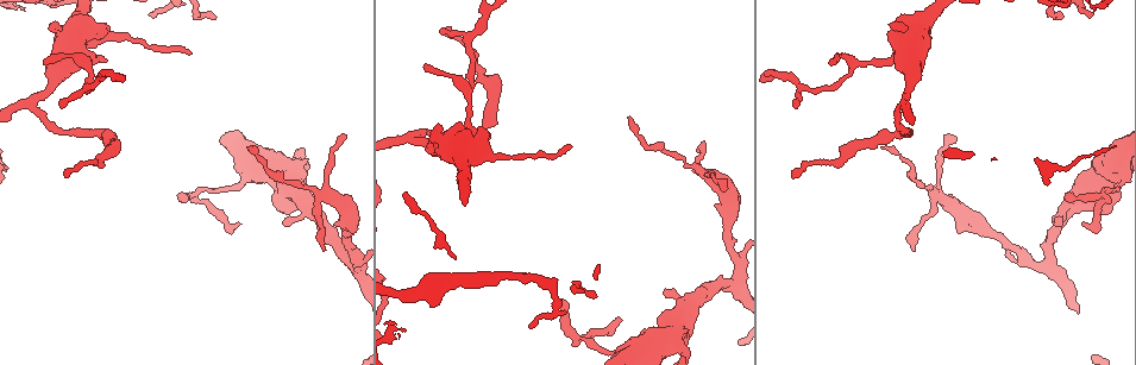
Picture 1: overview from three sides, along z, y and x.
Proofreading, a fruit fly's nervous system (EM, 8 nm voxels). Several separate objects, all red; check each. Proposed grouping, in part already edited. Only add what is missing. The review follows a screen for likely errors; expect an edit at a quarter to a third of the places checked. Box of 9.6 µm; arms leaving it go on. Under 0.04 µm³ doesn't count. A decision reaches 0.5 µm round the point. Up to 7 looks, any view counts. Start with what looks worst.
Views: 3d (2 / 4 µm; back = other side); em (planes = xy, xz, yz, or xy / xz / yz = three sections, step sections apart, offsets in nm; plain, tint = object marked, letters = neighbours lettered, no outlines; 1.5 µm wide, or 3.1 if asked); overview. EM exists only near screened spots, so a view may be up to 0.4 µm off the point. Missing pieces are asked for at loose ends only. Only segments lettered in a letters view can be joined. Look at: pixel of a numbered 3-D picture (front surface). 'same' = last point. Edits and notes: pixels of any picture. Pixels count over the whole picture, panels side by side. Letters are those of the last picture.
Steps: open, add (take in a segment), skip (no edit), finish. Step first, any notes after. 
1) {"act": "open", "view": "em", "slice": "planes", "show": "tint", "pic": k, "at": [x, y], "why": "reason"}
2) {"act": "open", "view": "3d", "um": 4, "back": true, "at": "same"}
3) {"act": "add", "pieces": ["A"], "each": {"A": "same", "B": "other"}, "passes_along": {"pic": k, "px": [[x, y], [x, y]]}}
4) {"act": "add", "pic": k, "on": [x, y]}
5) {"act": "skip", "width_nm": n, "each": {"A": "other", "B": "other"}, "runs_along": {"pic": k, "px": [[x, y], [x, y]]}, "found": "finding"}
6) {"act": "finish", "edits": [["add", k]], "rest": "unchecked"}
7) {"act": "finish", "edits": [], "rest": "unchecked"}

{"act": "open", "view": "3d", "um": 2, "pic": 1, "at": [149, 14], "why": "tapers out"}

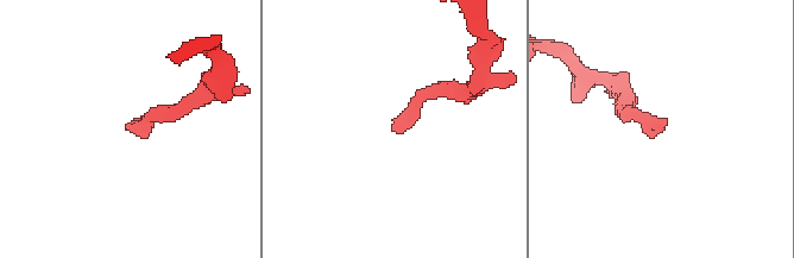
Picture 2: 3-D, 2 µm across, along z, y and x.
{"act": "open", "view": "em", "slice": "xz", "step": 4, "show": "tint", "pic": 2, "at": [661, 129], "why": "shape alone is not enough"}

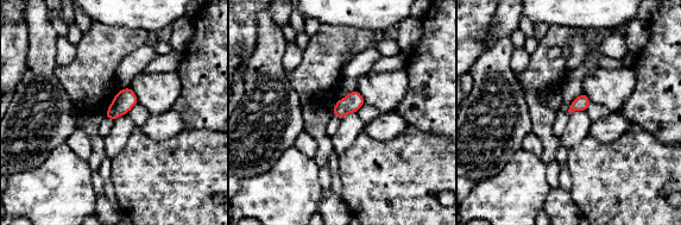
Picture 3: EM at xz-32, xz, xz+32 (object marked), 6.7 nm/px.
{"act": "open", "view": "em", "slice": "xz", "step": 4, "show": "letters", "at": "same"}

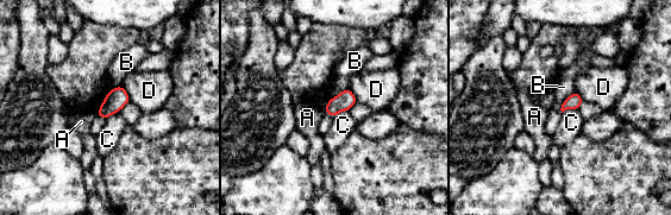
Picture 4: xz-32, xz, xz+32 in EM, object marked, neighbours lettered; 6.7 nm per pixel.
{"act": "skip", "each": {"A": "other", "B": "other", "C": "other", "D": "other"}, "found": "none of them fits"}

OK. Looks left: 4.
{"act": "open", "view": "3d", "um": 2, "pic": 1, "at": [832, 62], "why": "an open end"}

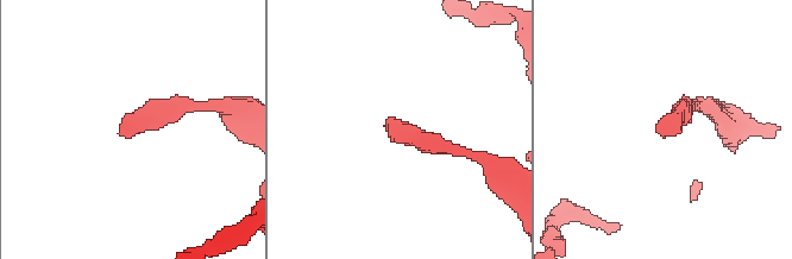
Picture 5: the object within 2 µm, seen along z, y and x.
{"act": "open", "view": "em", "slice": "xz", "step": 8, "show": "letters", "pic": 5, "at": [659, 132]}

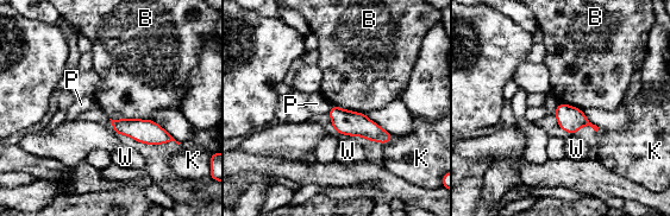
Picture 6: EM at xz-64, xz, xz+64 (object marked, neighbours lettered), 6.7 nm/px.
{"act": "open", "view": "em", "slice": "planes", "show": "letters", "at": "same", "why": "another direction"}

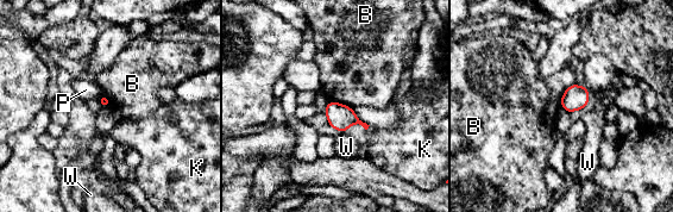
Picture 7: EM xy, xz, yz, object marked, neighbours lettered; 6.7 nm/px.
{"act": "skip", "each": {"B": "other", "K": "other", "P": "other", "W": "other"}, "found": "no lettered segment goes on from it"}

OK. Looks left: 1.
{"act": "finish", "edits": [], "rest": "unchecked"}

